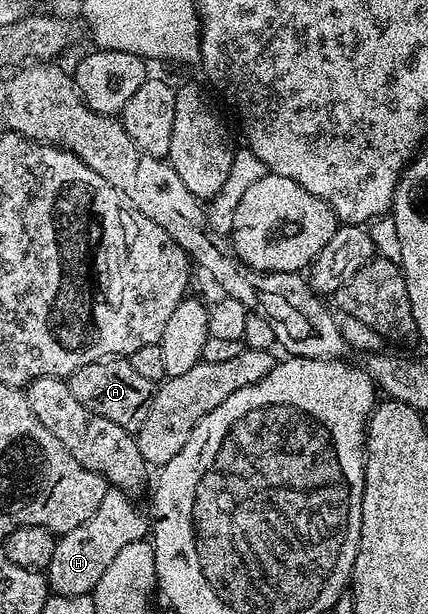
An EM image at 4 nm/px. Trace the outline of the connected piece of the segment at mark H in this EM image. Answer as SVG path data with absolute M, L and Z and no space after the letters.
M109 488L106 496L102 496L102 504L98 504L98 512L94 512L94 516L90 516L90 520L86 520L86 524L78 524L78 528L57 537L54 556L50 556L50 564L46 571L48 589L53 595L61 594L67 598L75 594L91 595L103 572L113 563L114 556L117 556L126 544L142 541L149 537L149 519L146 514L144 518L143 512L128 498L131 497L125 491Z

